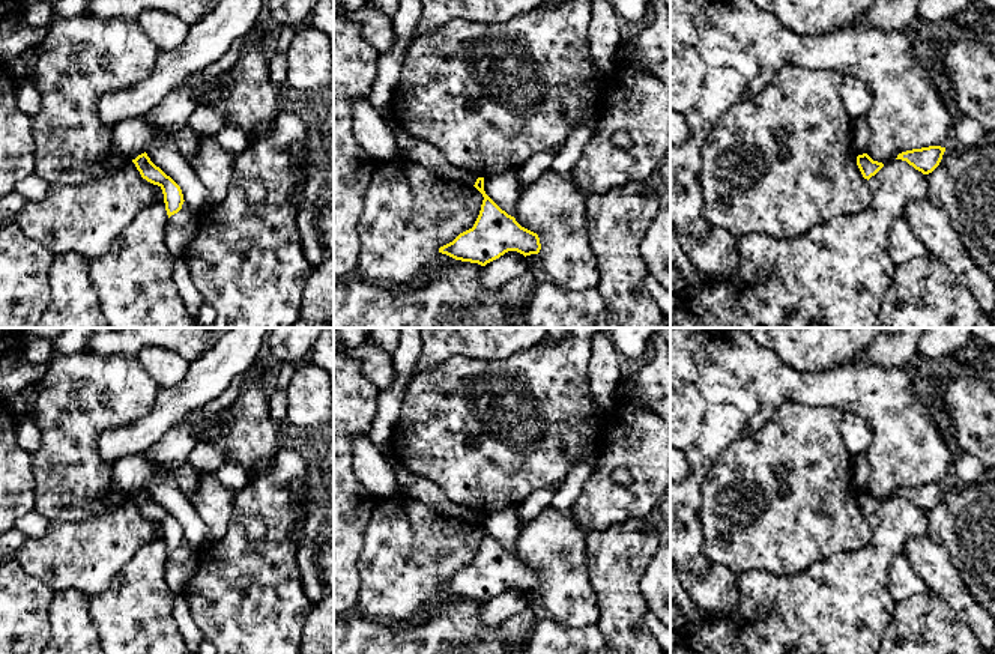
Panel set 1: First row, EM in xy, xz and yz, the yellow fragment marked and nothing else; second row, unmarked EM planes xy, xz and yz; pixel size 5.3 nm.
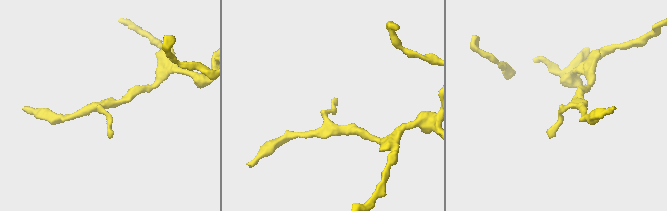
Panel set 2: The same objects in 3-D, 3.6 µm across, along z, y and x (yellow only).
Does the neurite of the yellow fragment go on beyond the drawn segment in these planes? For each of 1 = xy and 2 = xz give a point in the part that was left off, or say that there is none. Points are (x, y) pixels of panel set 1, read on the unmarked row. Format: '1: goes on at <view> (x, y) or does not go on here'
1: does not go on here
2: does not go on here

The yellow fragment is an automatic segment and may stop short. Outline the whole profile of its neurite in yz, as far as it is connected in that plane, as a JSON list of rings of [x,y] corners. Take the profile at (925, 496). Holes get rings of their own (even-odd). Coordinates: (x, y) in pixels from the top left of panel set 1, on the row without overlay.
[[[929,483],[921,486],[906,487],[897,492],[896,496],[906,498],[923,511],[932,510],[941,499],[945,484]]]

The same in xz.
[[[484,514],[473,522],[484,534],[479,552],[472,565],[460,570],[452,579],[439,585],[439,589],[455,597],[487,600],[508,588],[531,592],[541,586],[537,570],[522,564],[514,553],[502,547],[484,528]]]

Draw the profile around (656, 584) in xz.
[[[667,535],[642,577],[640,589],[648,610],[670,628],[670,538]]]

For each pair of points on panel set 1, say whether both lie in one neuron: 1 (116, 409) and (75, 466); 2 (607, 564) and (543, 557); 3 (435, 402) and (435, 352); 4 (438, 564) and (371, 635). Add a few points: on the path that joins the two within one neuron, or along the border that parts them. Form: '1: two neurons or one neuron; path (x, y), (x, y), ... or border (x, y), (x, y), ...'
1: one neuron; path (101, 420), (75, 445), (75, 451)
2: two neurons; border (583, 534), (585, 566), (595, 596)
3: two neurons; border (469, 358), (454, 355), (415, 375)
4: two neurons; border (355, 611), (387, 624), (420, 623)

